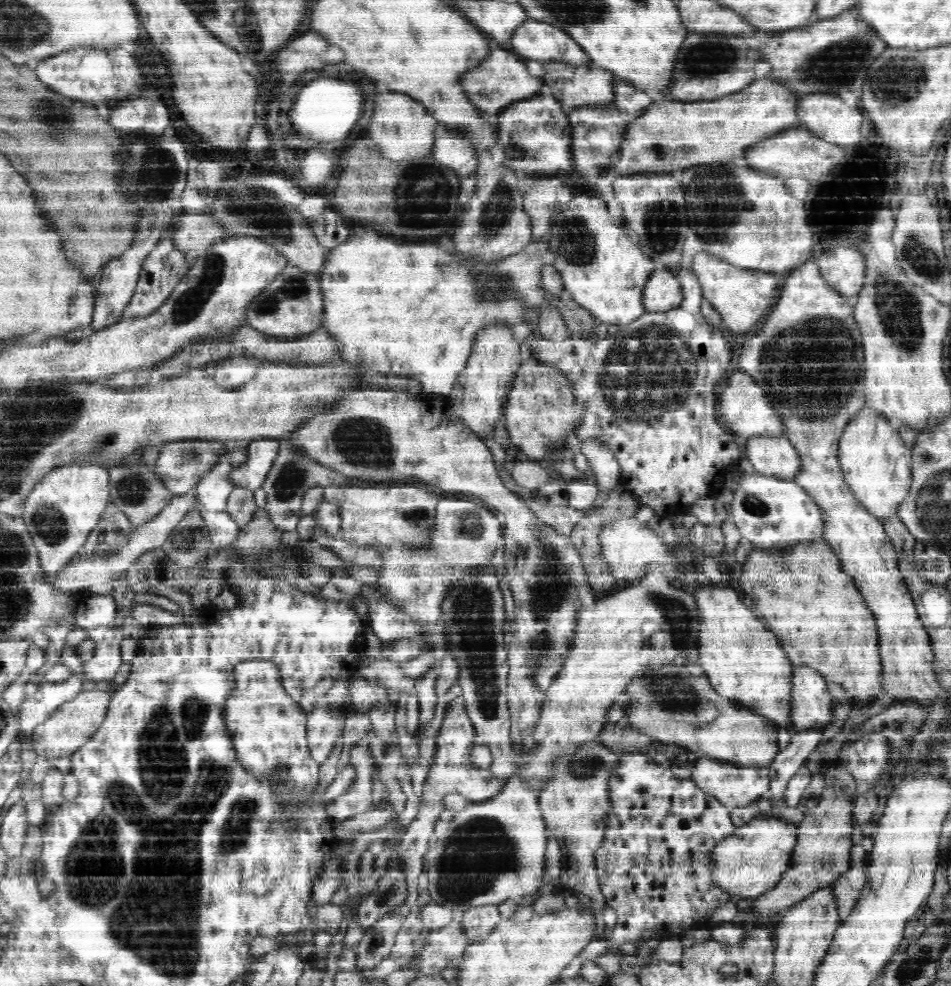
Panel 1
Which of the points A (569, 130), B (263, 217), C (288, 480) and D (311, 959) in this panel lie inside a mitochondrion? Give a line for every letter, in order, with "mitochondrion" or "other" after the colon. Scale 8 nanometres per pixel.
A: other
B: mitochondrion
C: mitochondrion
D: other

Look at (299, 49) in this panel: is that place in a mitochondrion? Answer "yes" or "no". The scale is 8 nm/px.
no

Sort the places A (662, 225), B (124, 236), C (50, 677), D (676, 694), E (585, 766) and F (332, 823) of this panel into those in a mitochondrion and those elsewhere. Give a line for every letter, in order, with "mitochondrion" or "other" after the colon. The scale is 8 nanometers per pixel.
A: mitochondrion
B: other
C: other
D: mitochondrion
E: mitochondrion
F: other

